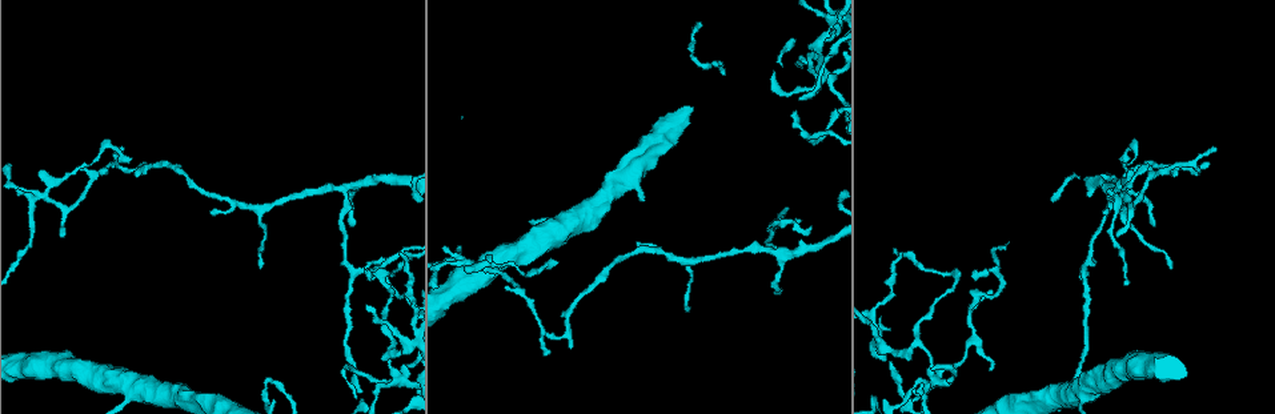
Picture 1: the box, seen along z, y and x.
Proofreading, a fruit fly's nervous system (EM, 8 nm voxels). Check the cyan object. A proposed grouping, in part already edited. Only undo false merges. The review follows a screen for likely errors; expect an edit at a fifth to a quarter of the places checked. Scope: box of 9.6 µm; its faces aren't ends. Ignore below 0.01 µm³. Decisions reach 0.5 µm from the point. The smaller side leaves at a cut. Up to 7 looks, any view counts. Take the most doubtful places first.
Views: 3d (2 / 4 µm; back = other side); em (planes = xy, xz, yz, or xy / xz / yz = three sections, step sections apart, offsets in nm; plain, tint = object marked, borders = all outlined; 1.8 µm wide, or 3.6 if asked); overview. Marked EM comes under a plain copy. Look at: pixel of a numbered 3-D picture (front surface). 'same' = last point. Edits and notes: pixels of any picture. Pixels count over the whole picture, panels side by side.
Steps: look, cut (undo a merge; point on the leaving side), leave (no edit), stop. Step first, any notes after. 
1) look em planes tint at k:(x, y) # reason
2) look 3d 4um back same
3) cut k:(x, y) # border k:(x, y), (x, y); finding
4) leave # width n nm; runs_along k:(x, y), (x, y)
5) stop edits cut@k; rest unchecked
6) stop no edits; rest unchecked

look 3d 2um at 1:(470, 261) # narrows sharply

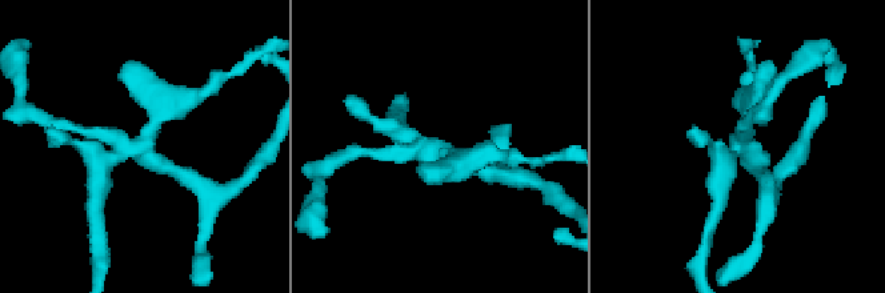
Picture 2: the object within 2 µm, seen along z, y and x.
look em 3.6um yz step 4 tint at 2:(751, 153)

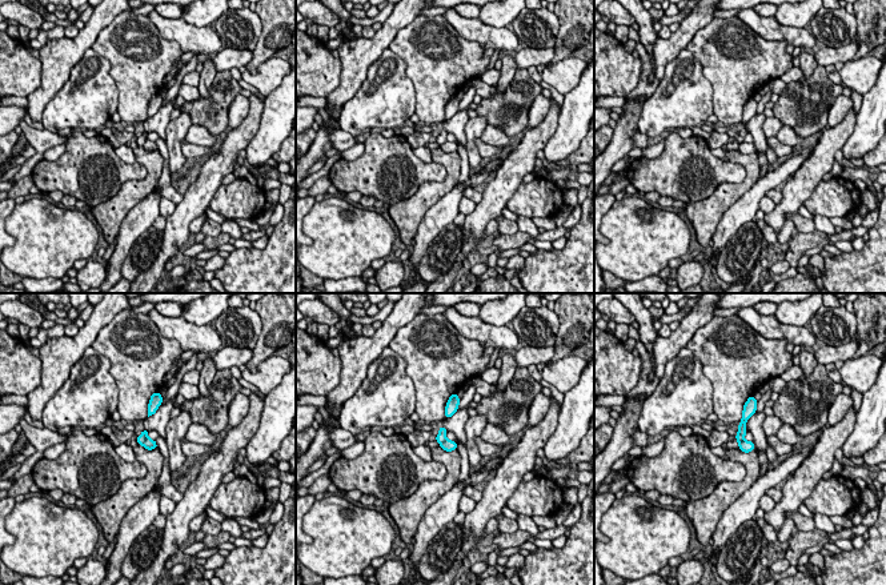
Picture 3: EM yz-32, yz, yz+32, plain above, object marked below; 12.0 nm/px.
look em 3.6um planes tint same # another direction

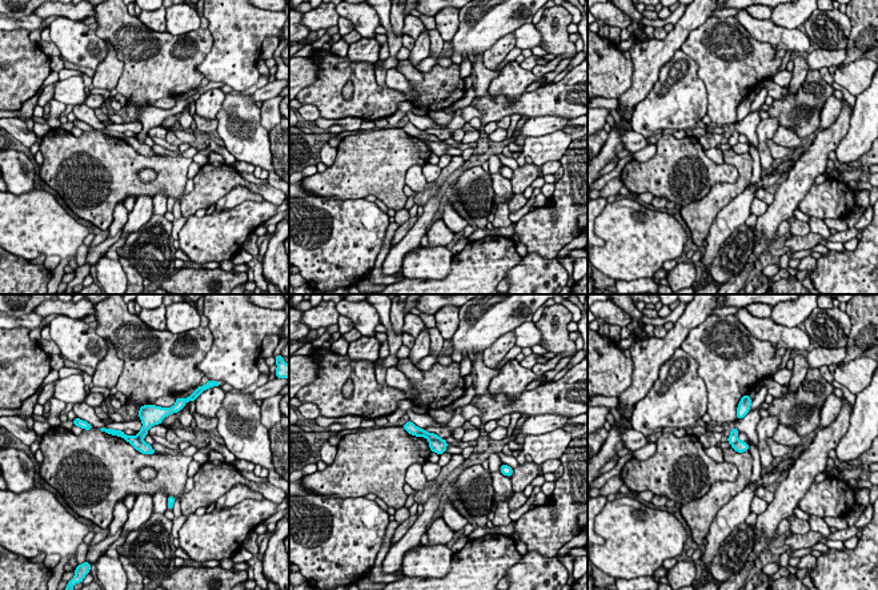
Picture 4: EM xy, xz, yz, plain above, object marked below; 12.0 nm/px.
cut 4:(437, 446) # width 140 nm; border 4:(441, 438), (429, 440); two neurons meet here

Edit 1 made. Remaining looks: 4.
look em planes tint at 1:(400, 379) # narrows sharply

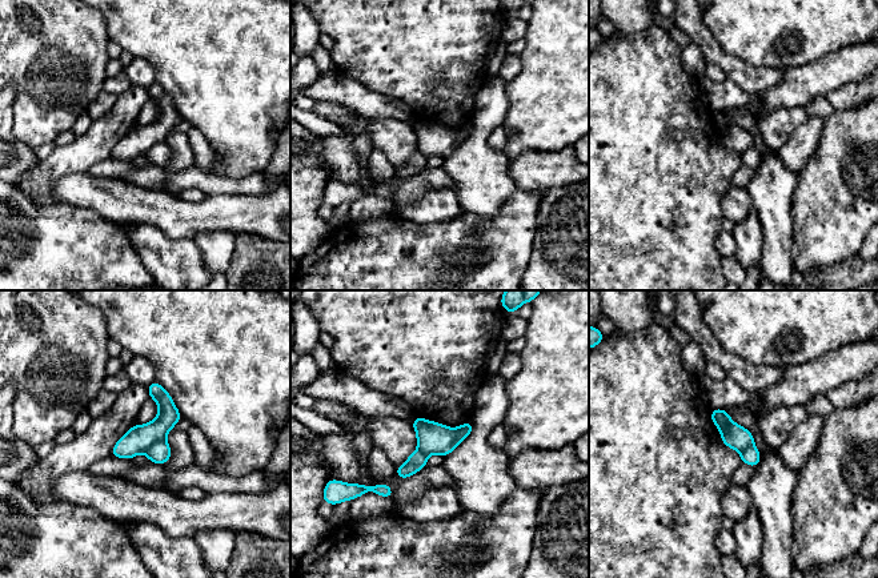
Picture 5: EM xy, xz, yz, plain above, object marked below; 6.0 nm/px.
cut 5:(160, 452) # border 5:(163, 438), (153, 442), (144, 452); two neurons meet here

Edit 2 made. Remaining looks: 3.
look overview

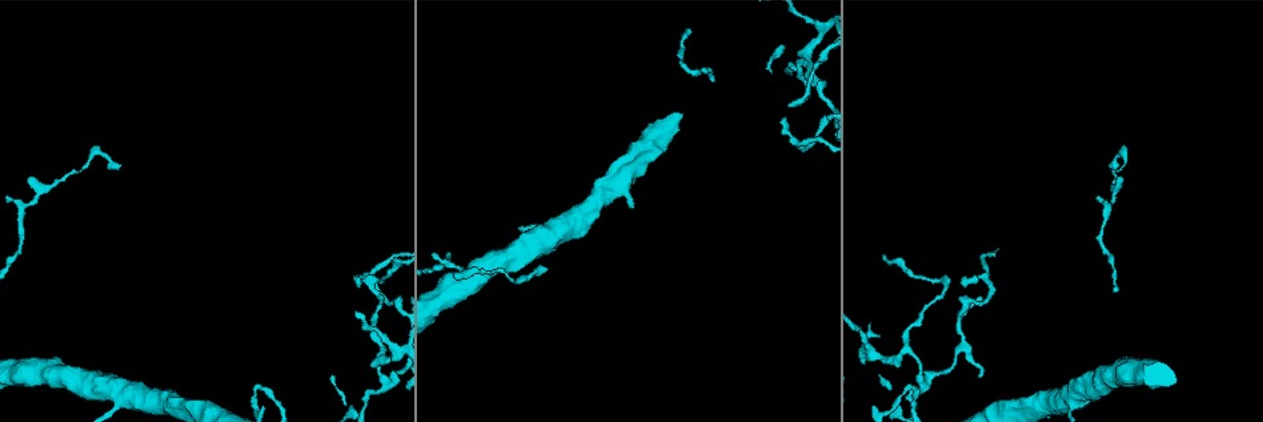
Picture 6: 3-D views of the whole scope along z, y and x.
look 3d 2um at 6:(374, 282) # sharp bend

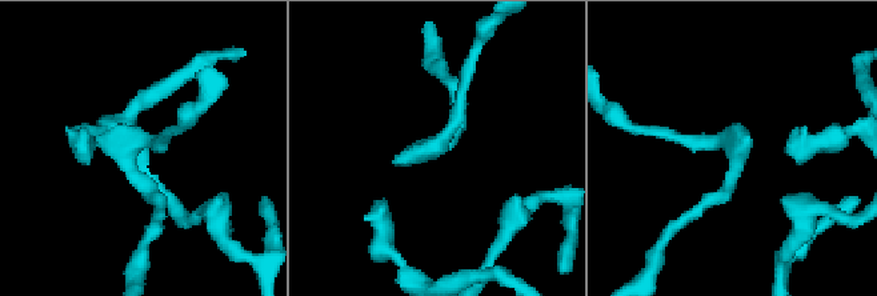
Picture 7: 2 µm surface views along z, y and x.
look em 3.6um planes tint at 7:(428, 150) # now the EM

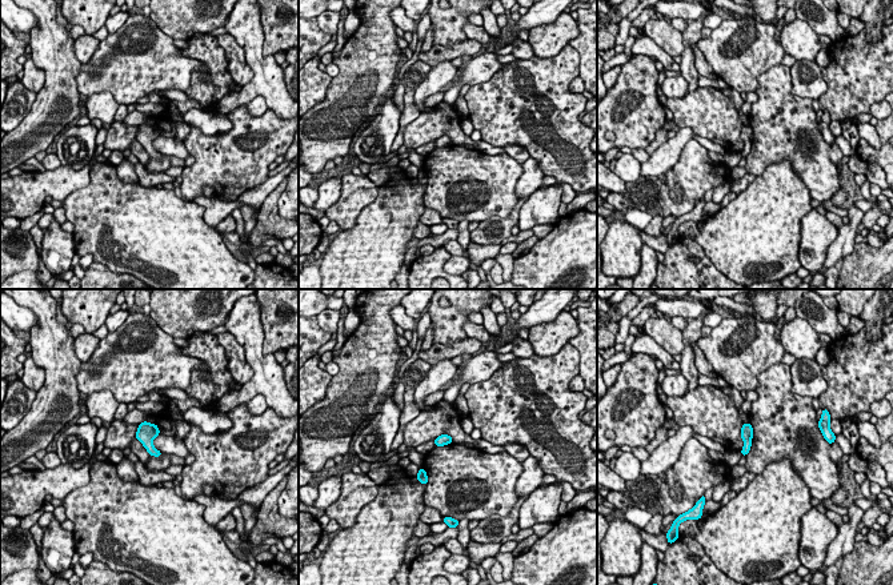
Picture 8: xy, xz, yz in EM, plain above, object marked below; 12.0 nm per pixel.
leave # one neuron here

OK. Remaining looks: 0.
stop edits cut@4, cut@5; rest unchecked

